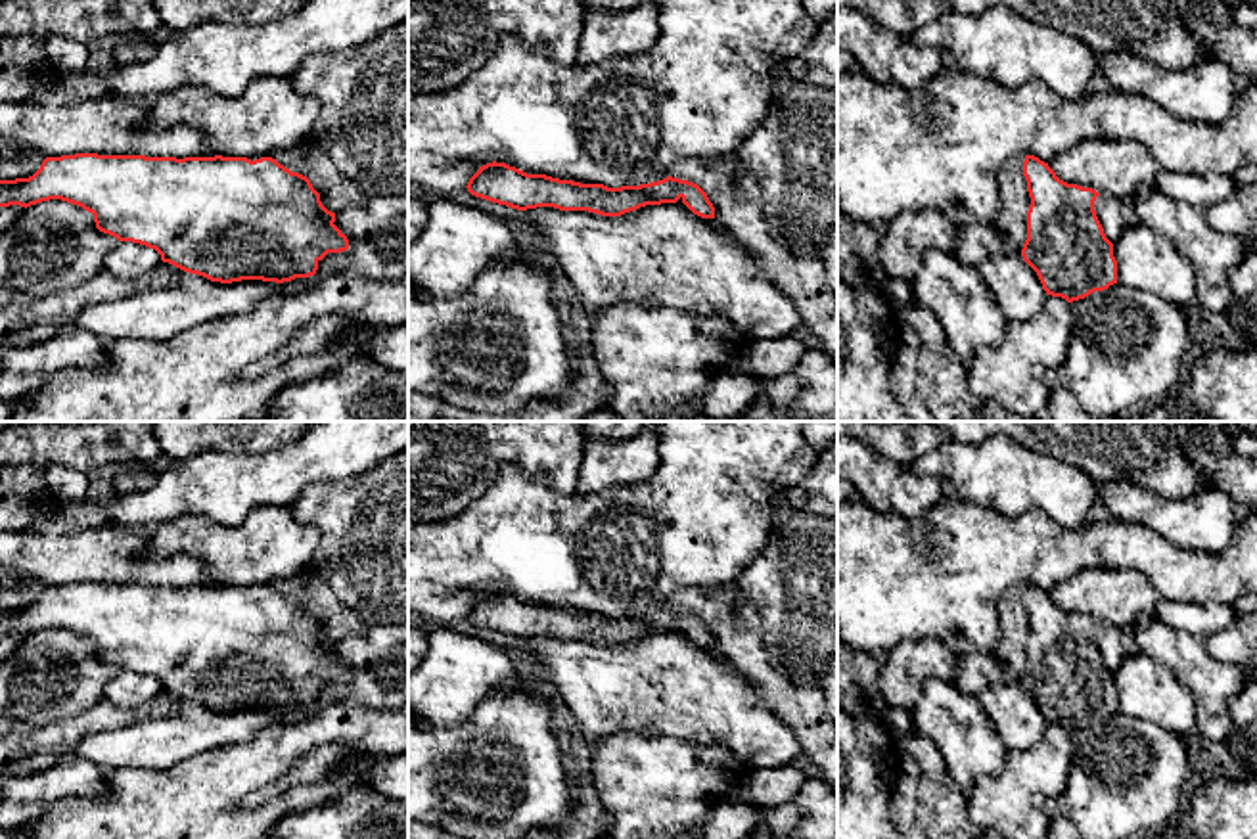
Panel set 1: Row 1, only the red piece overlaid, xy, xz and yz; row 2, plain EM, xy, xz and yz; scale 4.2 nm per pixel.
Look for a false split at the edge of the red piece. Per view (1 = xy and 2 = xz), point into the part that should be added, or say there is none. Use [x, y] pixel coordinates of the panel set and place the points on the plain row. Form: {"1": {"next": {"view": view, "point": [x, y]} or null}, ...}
{"1": {"next": null}, "2": {"next": null}}

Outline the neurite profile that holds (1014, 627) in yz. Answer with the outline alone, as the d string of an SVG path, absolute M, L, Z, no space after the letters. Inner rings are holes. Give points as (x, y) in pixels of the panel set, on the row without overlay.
M1025 582L1010 586L998 605L1000 640L991 653L958 655L956 686L981 697L989 688L1021 682L1027 669L1031 626L1023 605Z

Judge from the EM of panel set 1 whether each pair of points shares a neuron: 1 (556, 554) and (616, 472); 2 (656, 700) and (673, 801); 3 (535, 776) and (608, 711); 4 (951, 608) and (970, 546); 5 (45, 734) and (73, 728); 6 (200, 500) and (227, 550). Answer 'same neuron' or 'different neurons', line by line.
1: different neurons
2: different neurons
3: different neurons
4: same neuron
5: same neuron
6: different neurons

